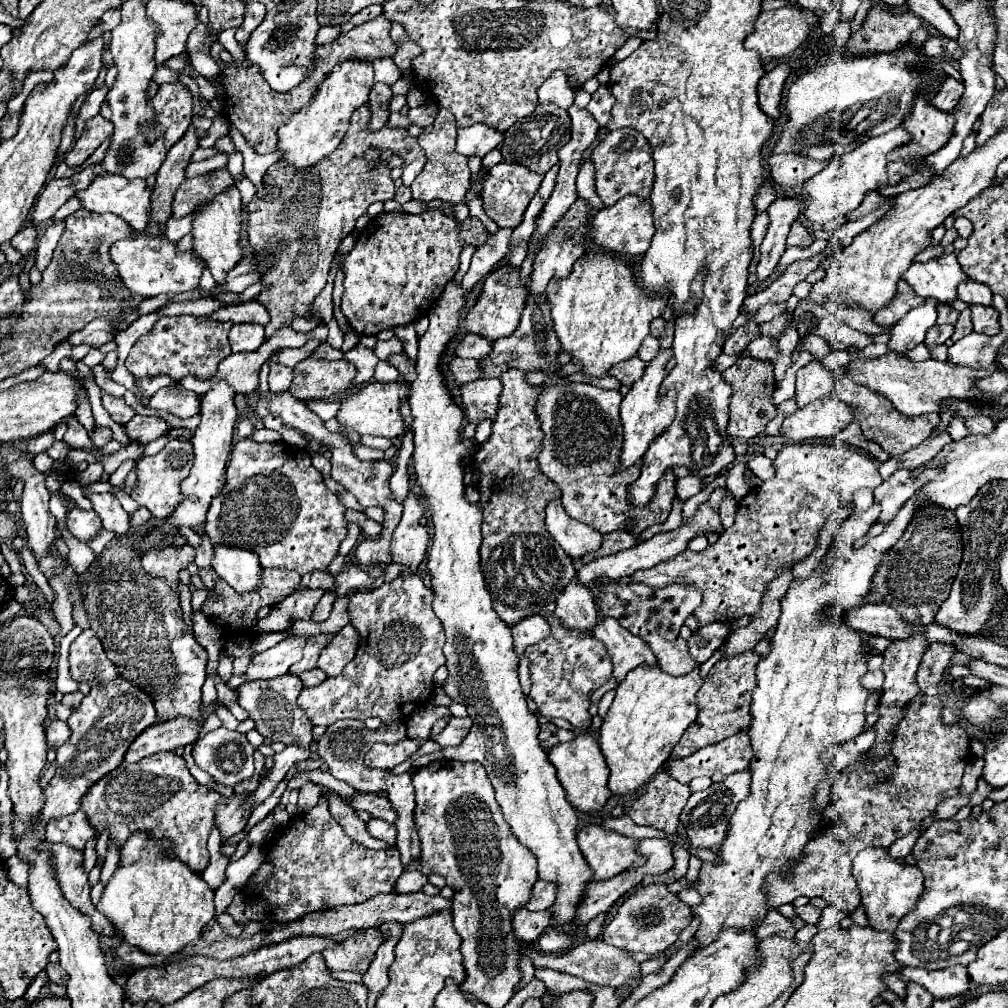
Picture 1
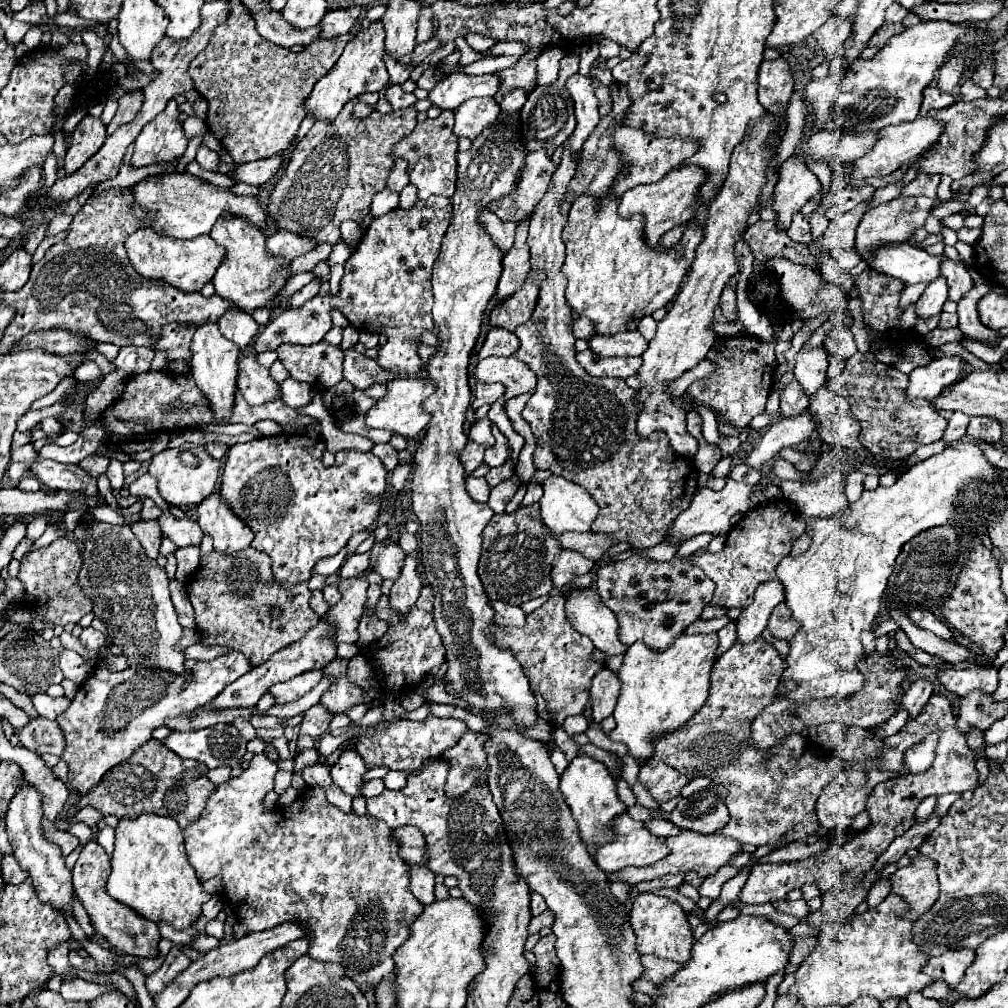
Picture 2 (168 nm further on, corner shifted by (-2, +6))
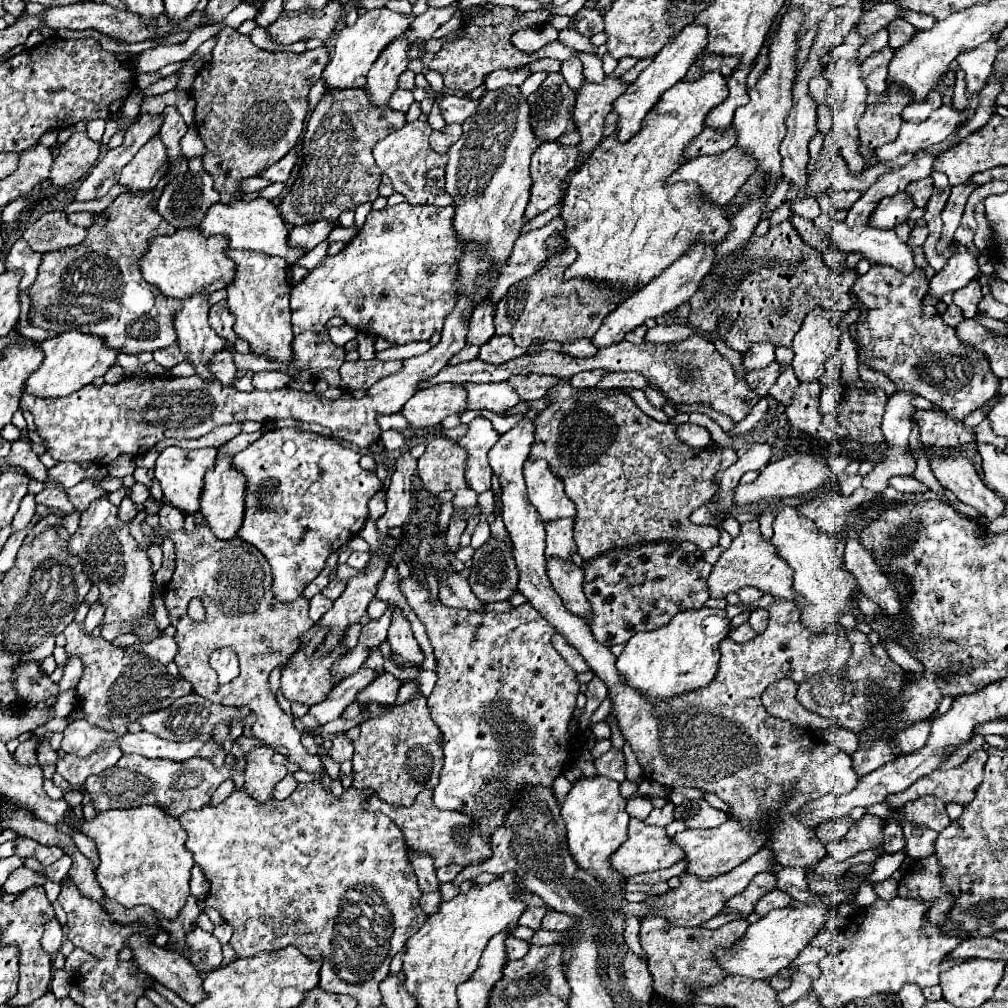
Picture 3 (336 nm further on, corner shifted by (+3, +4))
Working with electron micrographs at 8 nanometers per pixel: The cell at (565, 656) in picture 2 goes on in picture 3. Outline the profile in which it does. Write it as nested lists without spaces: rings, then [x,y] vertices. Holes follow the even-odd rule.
[[[409,576],[407,580],[399,578],[399,588],[403,592],[403,596],[407,598],[407,604],[415,610],[417,618],[425,624],[427,628],[427,634],[429,634],[429,640],[435,648],[435,658],[437,658],[437,684],[435,684],[435,690],[433,694],[427,698],[427,704],[429,704],[429,710],[431,710],[431,720],[439,726],[441,734],[443,734],[443,752],[445,752],[445,764],[443,764],[443,770],[439,774],[439,784],[435,788],[435,794],[433,794],[433,802],[439,810],[463,810],[467,812],[479,826],[481,826],[481,834],[485,838],[489,838],[493,834],[493,830],[497,826],[503,824],[505,820],[505,814],[511,810],[511,804],[513,804],[513,796],[525,786],[525,784],[541,784],[541,786],[551,786],[555,776],[563,774],[563,770],[567,768],[569,760],[572,760],[573,756],[579,752],[579,748],[576,746],[577,742],[574,741],[574,735],[569,734],[569,720],[573,716],[573,710],[575,710],[575,696],[579,694],[579,680],[577,680],[577,672],[559,656],[559,652],[553,648],[551,644],[551,638],[557,634],[557,630],[531,606],[531,604],[523,604],[519,608],[515,608],[513,612],[503,612],[503,614],[497,614],[497,612],[485,612],[485,614],[479,614],[479,612],[467,612],[467,610],[457,610],[457,608],[449,608],[441,602],[435,602],[431,604],[429,602],[429,590],[423,588],[417,580],[413,580],[413,576]]]

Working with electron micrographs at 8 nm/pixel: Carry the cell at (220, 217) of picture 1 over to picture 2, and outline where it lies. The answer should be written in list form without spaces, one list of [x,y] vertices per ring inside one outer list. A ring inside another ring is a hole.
[[[228,216],[220,218],[210,236],[216,244],[226,248],[226,258],[212,280],[216,294],[224,300],[230,300],[234,308],[244,314],[254,314],[254,310],[258,308],[274,306],[274,298],[290,278],[290,262],[266,252],[266,234],[254,230],[254,226],[250,226],[242,218],[234,220],[234,216]]]

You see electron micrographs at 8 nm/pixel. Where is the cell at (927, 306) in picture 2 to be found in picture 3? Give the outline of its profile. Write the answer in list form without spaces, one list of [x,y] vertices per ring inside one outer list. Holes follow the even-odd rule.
[[[959,246],[959,250],[951,254],[945,268],[931,278],[929,294],[941,300],[943,294],[955,292],[955,290],[967,286],[973,278],[977,278],[977,274],[979,274],[977,258],[973,254],[969,254],[965,246]]]

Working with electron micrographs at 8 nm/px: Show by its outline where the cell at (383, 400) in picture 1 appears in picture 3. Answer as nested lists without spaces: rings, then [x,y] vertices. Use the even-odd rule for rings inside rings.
[[[435,384],[419,390],[413,398],[401,408],[401,416],[407,418],[409,430],[421,430],[435,424],[449,414],[463,412],[467,406],[467,392],[459,384]]]

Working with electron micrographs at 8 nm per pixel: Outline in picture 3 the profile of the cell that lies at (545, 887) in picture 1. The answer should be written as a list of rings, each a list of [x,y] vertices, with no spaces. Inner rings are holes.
[[[527,906],[527,910],[525,910],[525,912],[521,914],[521,918],[519,918],[519,924],[529,926],[529,928],[533,928],[533,930],[539,930],[539,924],[541,924],[541,918],[545,916],[545,912],[547,912],[545,906],[541,906],[541,908],[537,908],[537,906]]]

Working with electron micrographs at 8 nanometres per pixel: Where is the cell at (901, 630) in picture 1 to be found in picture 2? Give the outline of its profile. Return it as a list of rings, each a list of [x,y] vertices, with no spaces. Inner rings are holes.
[[[918,608],[918,610],[912,610],[908,616],[912,618],[912,622],[914,622],[914,624],[922,626],[924,630],[930,630],[930,632],[938,634],[940,638],[952,640],[952,632],[950,632],[950,628],[942,622],[942,618],[934,616],[932,612],[928,612],[928,610],[920,610],[920,608]]]

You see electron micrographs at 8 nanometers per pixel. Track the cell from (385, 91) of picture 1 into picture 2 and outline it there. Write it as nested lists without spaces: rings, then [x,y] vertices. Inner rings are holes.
[[[396,84],[388,86],[386,98],[388,98],[388,102],[392,104],[392,108],[410,108],[410,106],[414,106],[416,100],[418,100],[414,94],[404,92],[404,90],[402,90],[400,86],[396,86]]]

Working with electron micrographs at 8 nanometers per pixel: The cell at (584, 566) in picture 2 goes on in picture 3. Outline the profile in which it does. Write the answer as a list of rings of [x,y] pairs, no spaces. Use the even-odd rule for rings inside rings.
[[[561,518],[545,524],[545,530],[547,530],[545,556],[547,558],[559,558],[559,560],[571,562],[571,554],[575,552],[573,524],[575,520],[569,520],[569,518]]]

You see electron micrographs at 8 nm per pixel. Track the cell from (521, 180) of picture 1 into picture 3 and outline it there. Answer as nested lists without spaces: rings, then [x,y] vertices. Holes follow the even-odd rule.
[[[545,142],[531,156],[531,196],[525,210],[525,220],[545,212],[549,206],[561,200],[561,182],[577,164],[577,148],[559,146],[557,142]]]

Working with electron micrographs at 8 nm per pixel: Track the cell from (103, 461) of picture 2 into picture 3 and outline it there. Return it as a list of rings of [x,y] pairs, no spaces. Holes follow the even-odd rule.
[[[85,478],[77,486],[67,488],[67,498],[71,500],[77,512],[85,510],[93,500],[97,500],[97,496],[107,496],[107,492],[101,488],[101,482],[93,478]]]

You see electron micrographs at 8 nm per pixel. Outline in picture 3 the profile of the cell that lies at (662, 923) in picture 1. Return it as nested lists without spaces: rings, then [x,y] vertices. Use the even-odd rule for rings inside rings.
[[[645,916],[639,928],[639,942],[647,954],[649,972],[653,976],[653,990],[659,996],[667,998],[671,1004],[677,1004],[677,1002],[689,1000],[689,984],[699,982],[703,986],[709,986],[719,982],[725,976],[725,972],[713,960],[713,950],[719,946],[723,948],[733,946],[745,932],[745,926],[747,926],[747,920],[737,918],[717,930],[703,930],[699,926],[683,928],[683,926],[671,924],[669,920],[661,916]]]

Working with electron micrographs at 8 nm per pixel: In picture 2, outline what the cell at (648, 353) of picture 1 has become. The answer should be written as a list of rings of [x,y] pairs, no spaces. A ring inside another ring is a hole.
[[[638,330],[634,332],[618,332],[616,336],[600,336],[594,334],[588,340],[588,346],[592,348],[594,354],[602,356],[602,358],[610,358],[610,356],[642,356],[648,342],[642,338],[642,334],[638,334]]]

